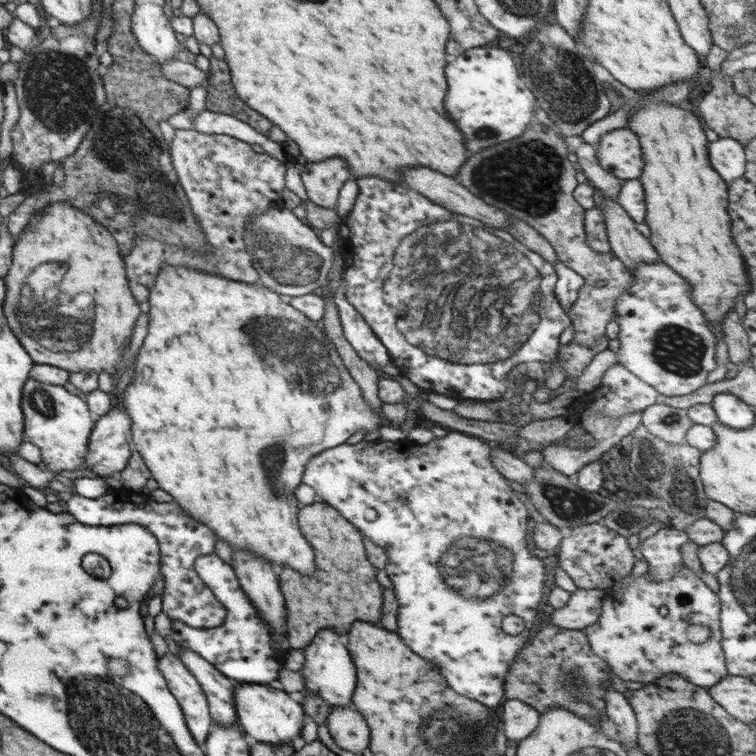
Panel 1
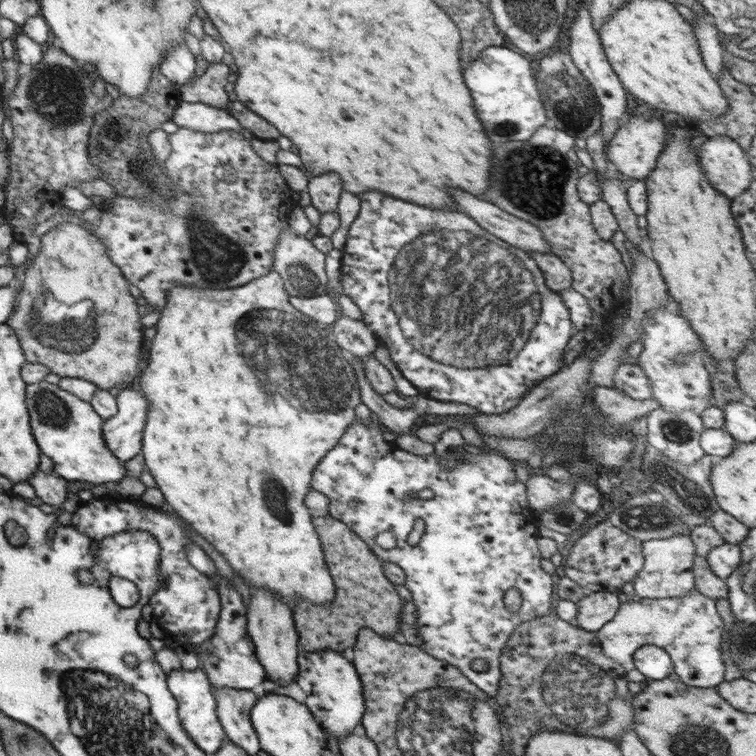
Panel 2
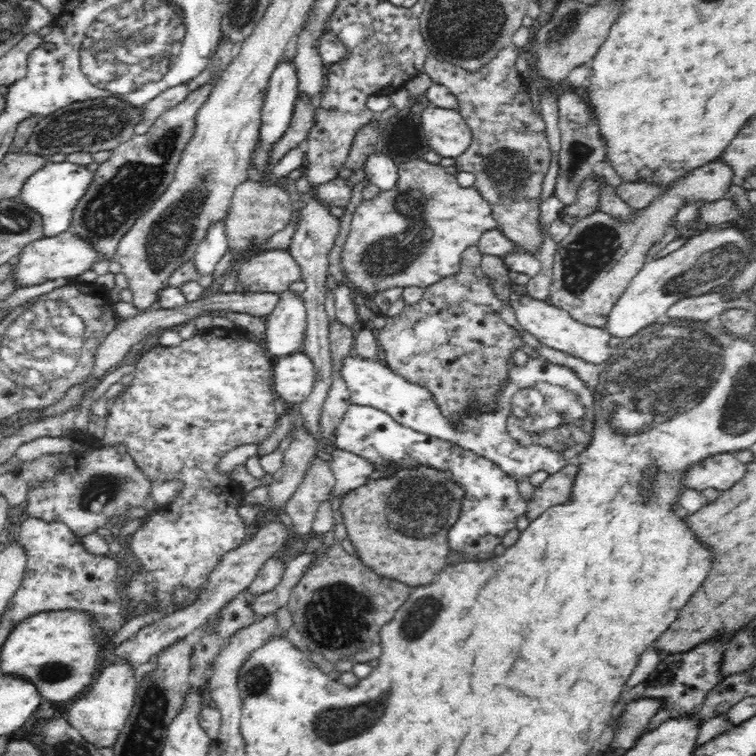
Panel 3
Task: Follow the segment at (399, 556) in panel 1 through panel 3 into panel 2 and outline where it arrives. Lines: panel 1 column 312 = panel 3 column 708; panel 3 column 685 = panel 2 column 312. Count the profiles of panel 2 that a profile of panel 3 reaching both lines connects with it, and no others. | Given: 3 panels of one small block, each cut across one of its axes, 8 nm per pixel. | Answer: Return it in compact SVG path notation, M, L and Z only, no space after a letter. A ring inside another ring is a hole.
M371 417L369 424L364 424L360 422L360 419L355 418L354 422L350 424L346 433L342 435L342 438L336 443L334 448L330 449L326 453L326 456L318 462L318 466L314 468L312 472L312 480L310 480L310 485L312 485L313 490L318 490L320 494L328 497L328 509L325 513L331 515L335 520L346 524L349 526L366 544L368 548L381 560L384 562L392 562L399 566L404 573L406 573L406 588L412 593L412 603L416 605L416 619L418 619L418 637L422 638L422 649L427 653L430 653L433 657L438 657L438 660L442 660L445 663L454 665L460 669L460 672L474 683L476 687L484 691L486 695L490 697L496 696L499 687L499 680L501 677L500 668L500 655L502 655L502 648L510 639L510 635L516 629L518 624L522 621L530 621L534 618L538 618L549 613L550 607L552 606L552 592L554 592L554 582L556 582L555 577L546 573L542 567L540 567L541 552L538 546L538 538L540 537L538 531L538 515L535 513L533 508L528 502L528 497L526 496L526 485L518 480L516 476L516 471L514 471L515 462L511 459L507 459L503 453L499 451L488 450L488 448L483 449L483 454L471 454L471 460L464 460L464 462L456 462L454 468L446 470L440 462L438 462L438 456L436 452L429 456L418 456L411 454L403 449L398 448L395 445L390 445L384 439L384 426L376 420L376 418ZM429 488L434 492L434 497L432 499L420 499L416 497L407 498L407 494L416 494L420 490L426 490ZM416 521L424 521L425 528L424 533L420 541L415 545L411 546L408 544L408 536L414 526L416 526ZM384 530L390 530L394 532L396 536L396 542L398 546L394 550L382 550L380 546L376 546L374 542L374 536L378 532L384 532ZM510 588L518 588L520 591L522 602L521 607L517 612L511 612L506 610L506 604L504 603L504 593ZM476 658L483 658L488 664L488 670L480 672L473 670L471 667L472 661Z

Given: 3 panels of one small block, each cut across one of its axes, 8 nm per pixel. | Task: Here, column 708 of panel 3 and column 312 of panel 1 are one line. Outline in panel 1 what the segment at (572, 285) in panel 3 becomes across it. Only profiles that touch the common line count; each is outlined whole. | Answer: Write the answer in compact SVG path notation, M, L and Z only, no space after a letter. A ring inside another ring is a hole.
M329 158L322 162L307 162L302 166L300 176L310 201L334 209L342 185L350 178L350 172L346 160Z

